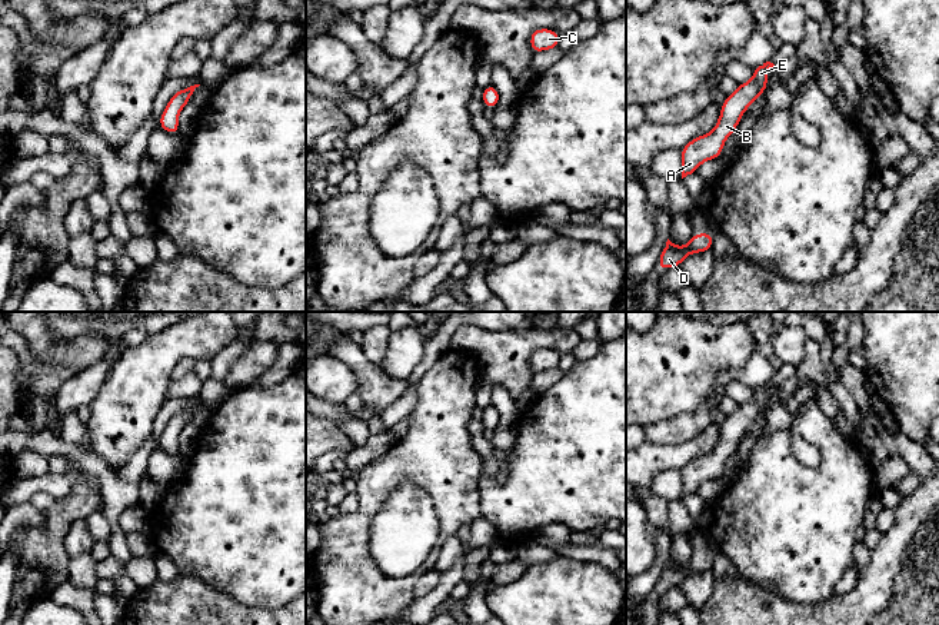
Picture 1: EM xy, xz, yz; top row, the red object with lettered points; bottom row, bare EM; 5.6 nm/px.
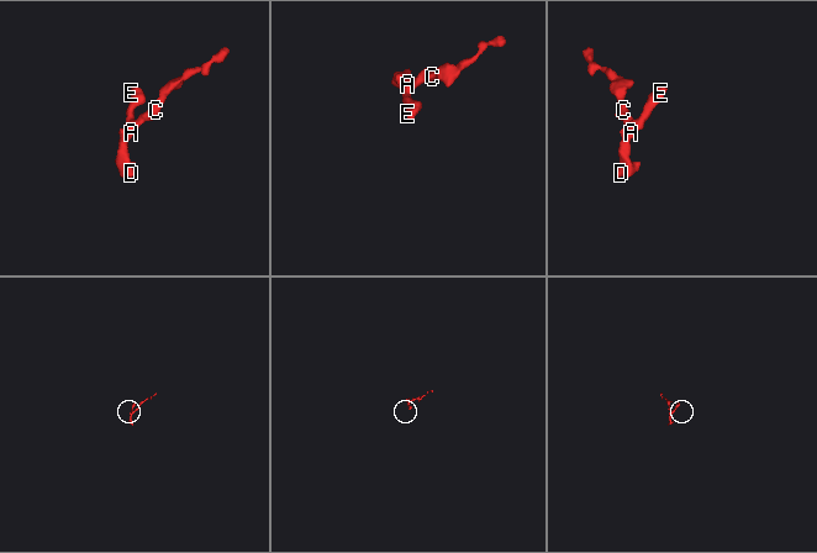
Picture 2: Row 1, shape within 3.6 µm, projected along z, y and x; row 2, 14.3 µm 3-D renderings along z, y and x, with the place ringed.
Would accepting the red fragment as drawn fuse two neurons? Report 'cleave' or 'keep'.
keep

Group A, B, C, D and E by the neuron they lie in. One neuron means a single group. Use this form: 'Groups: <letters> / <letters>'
Groups: A B C D E

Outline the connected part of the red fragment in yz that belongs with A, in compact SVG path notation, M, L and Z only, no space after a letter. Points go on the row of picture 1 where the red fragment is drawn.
M770 61L753 67L753 77L746 83L737 84L736 90L726 96L715 129L710 133L692 139L680 149L682 179L696 173L703 162L722 156L725 142L737 129L742 114L766 92L767 70L772 67L776 66Z

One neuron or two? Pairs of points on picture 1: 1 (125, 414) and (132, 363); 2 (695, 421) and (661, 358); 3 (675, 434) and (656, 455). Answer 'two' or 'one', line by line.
1: one
2: two
3: two

